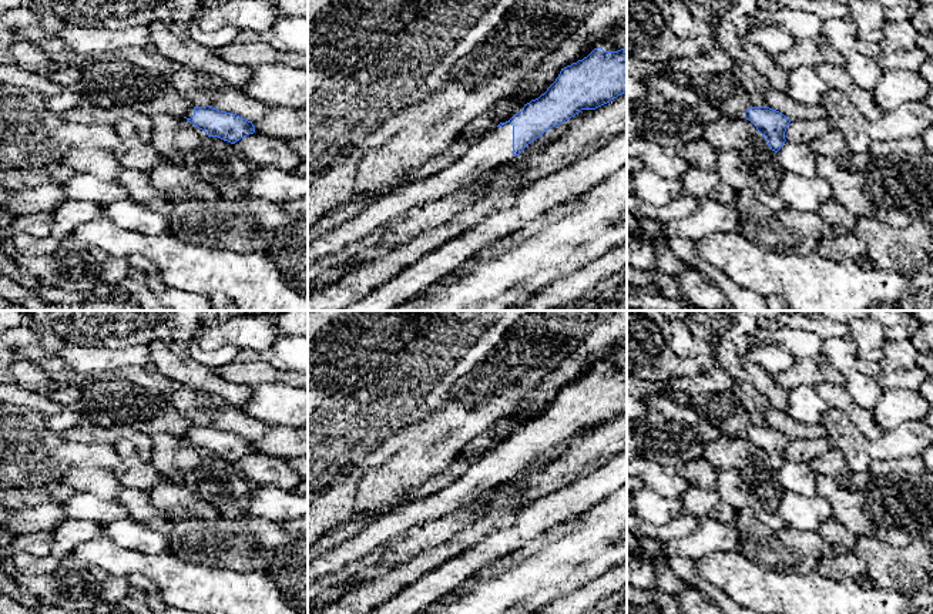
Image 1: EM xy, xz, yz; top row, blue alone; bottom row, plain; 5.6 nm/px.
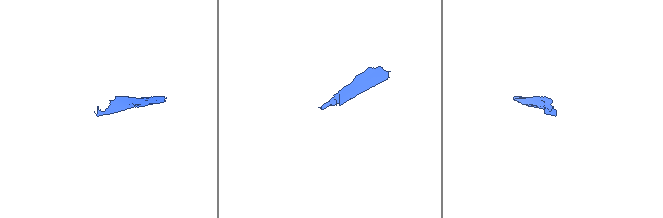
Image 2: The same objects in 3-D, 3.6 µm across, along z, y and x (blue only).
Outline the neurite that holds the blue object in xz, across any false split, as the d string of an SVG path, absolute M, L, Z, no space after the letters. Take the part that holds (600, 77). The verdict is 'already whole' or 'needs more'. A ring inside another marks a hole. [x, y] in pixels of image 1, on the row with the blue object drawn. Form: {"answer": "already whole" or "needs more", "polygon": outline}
{"answer": "needs more", "polygon": "M627 30L587 57L561 68L538 98L500 123L444 170L383 195L355 218L308 245L308 266L355 244L372 231L423 205L473 184L491 168L513 160L547 130L581 110L595 110L627 93Z"}

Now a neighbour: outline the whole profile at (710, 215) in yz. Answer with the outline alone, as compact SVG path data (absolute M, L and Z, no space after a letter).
M699 199L695 211L662 225L664 238L702 239L714 232L731 232L739 227L739 215L734 205L715 199Z

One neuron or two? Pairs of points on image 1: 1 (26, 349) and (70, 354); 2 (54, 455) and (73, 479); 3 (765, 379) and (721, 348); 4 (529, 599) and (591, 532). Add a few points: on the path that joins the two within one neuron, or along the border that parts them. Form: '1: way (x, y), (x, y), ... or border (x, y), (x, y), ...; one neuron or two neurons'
1: border (56, 354), (70, 368); two neurons
2: border (100, 466), (70, 469), (56, 480); two neurons
3: way (754, 373), (745, 372), (732, 359); one neuron
4: way (543, 581), (576, 549); one neuron

